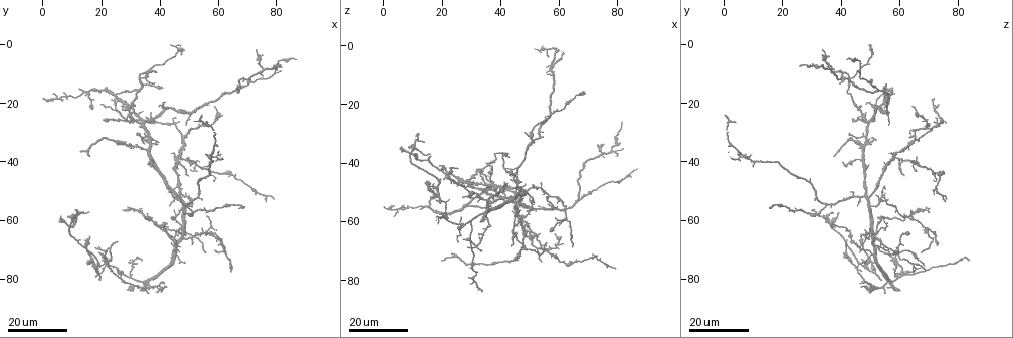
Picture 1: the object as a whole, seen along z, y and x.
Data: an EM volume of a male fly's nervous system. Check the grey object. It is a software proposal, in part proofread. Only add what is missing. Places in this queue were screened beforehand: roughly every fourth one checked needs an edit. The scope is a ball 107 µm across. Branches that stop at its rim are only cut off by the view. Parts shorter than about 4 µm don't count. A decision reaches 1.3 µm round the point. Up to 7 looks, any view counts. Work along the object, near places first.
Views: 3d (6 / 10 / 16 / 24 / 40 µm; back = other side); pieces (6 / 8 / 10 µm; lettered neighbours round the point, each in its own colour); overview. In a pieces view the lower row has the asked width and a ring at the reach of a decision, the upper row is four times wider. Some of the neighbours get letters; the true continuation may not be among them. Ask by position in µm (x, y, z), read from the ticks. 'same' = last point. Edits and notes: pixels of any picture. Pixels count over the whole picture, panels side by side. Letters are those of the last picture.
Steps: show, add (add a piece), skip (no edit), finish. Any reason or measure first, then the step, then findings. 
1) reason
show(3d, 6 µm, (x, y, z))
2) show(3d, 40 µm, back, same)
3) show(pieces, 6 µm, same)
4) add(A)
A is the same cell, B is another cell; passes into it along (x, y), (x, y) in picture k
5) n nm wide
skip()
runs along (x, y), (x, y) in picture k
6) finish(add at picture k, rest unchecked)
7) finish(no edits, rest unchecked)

an open end
show(3d, 16 µm, (47, 4, 51))

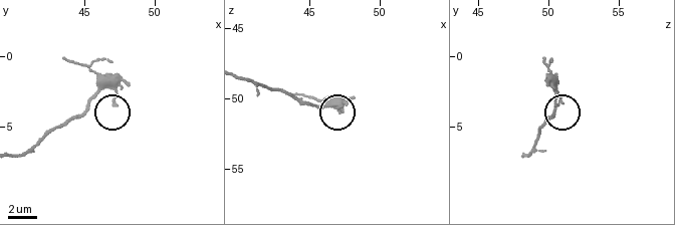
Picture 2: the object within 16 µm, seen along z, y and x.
what lies round it
show(pieces, 8 µm, (47.4, 3.4, 50.6))

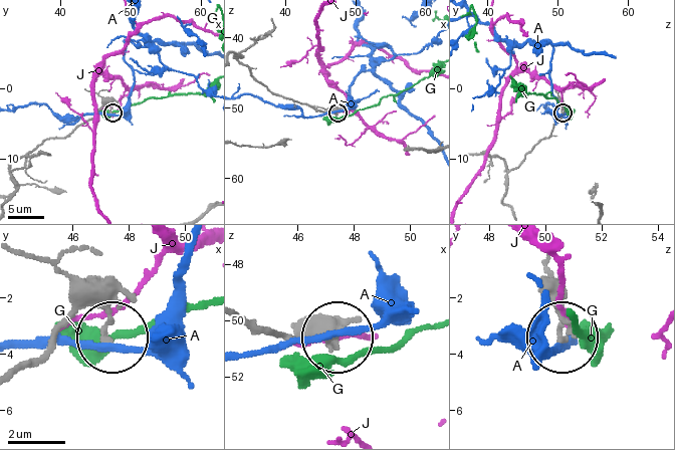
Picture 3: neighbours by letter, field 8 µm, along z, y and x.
skip()
A, G and J are other cells; no lettered piece goes on from it

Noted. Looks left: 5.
an open end
show(3d, 24 µm, (16, 38, 37))

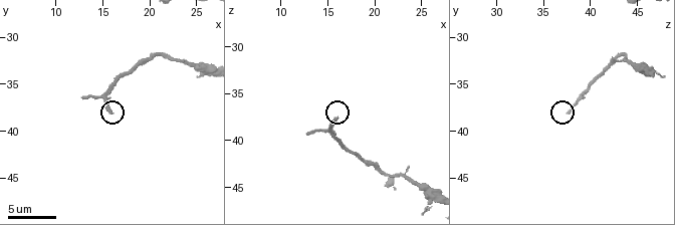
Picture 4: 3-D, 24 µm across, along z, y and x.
see the neighbours
show(pieces, 6 µm, (15.8, 38.2, 37.8))

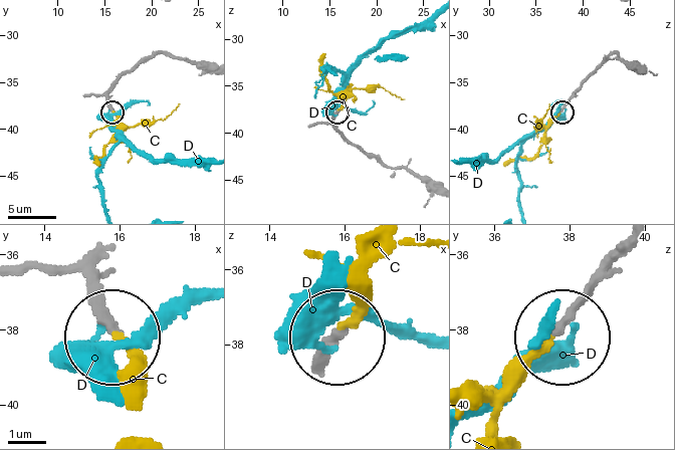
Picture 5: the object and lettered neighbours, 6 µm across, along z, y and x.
240 nm wide
add(C)
C is the same cell, D is another cell; passes into it along (106, 268), (100, 306), (133, 374) in picture 5; it goes on there

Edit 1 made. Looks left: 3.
tapers out
show(3d, 16 µm, (25, 67, 42))

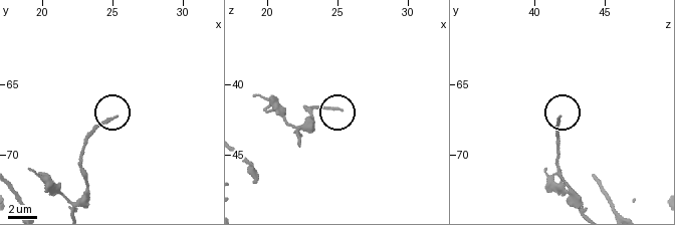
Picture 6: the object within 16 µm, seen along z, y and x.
show(3d, 10 µm, (25.2, 67.4, 41.8))

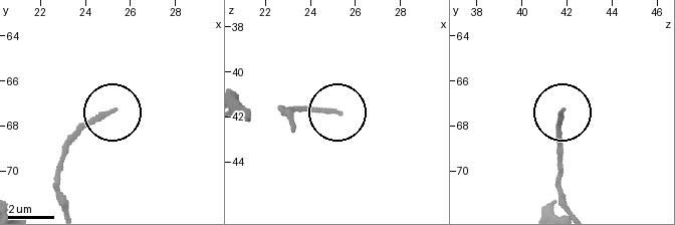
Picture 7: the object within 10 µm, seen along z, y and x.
show(pieces, 10 µm, (25.3, 67.4, 41.8))

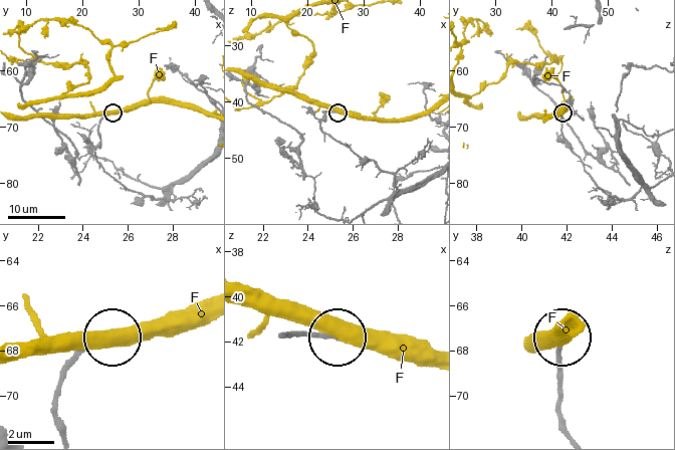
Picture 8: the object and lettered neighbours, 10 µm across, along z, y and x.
skip()
F is another cell; runs along (283, 332), (333, 336) in picture 8; no lettered piece goes on from it

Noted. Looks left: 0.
finish(add at picture 5, rest unchecked)

